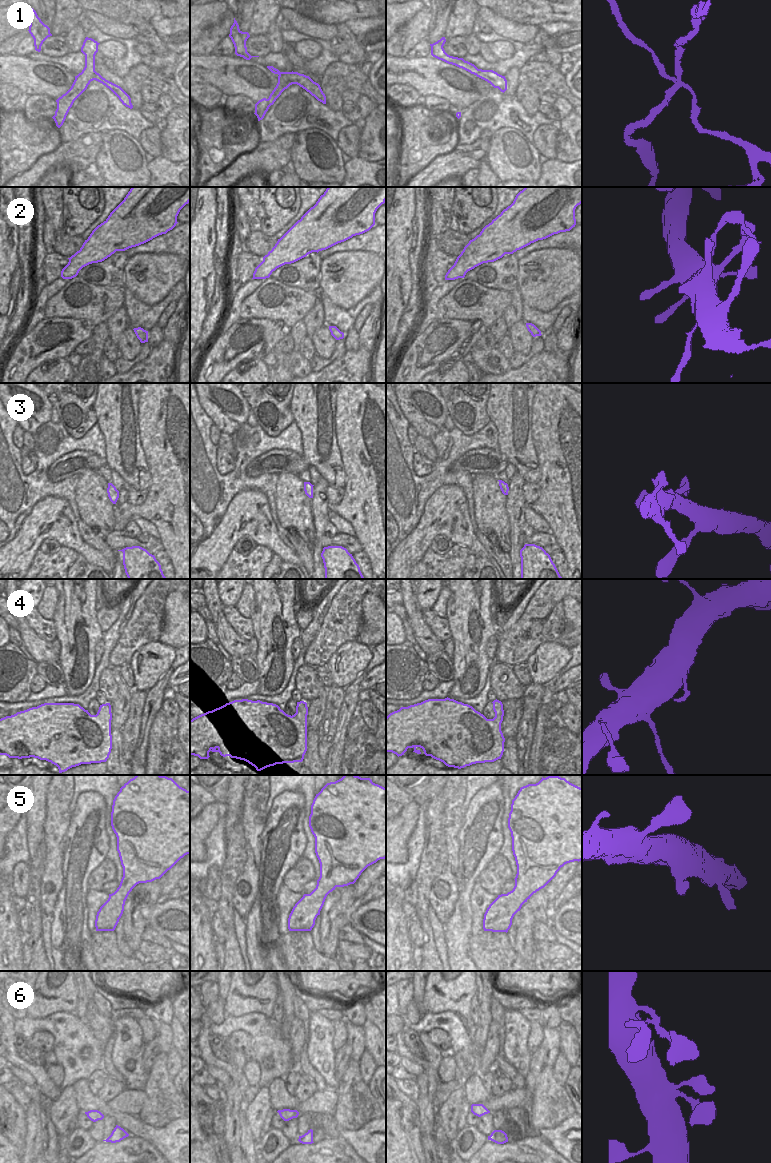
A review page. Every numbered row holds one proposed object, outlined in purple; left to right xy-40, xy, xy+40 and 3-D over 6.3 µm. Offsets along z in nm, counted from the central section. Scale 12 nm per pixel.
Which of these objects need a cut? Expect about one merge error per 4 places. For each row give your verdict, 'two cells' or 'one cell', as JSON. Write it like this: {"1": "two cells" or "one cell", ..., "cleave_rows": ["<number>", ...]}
{"1": "two cells", "2": "one cell", "3": "one cell", "4": "one cell", "5": "one cell", "6": "one cell", "cleave_rows": ["1"]}

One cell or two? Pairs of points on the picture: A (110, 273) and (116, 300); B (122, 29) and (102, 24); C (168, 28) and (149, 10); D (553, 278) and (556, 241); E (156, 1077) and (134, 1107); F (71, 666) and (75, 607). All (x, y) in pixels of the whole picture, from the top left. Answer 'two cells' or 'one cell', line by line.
A: two cells
B: one cell
C: two cells
D: two cells
E: two cells
F: one cell

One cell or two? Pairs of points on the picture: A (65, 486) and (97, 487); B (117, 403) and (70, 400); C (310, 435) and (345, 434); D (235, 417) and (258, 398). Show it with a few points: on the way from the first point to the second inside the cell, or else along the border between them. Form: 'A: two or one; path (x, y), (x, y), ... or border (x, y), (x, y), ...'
A: two; border (79, 475), (75, 489), (77, 509)
B: two; border (97, 393), (93, 405), (96, 422)
C: two; border (336, 410), (335, 439), (341, 457)
D: two; border (241, 393), (251, 409)

